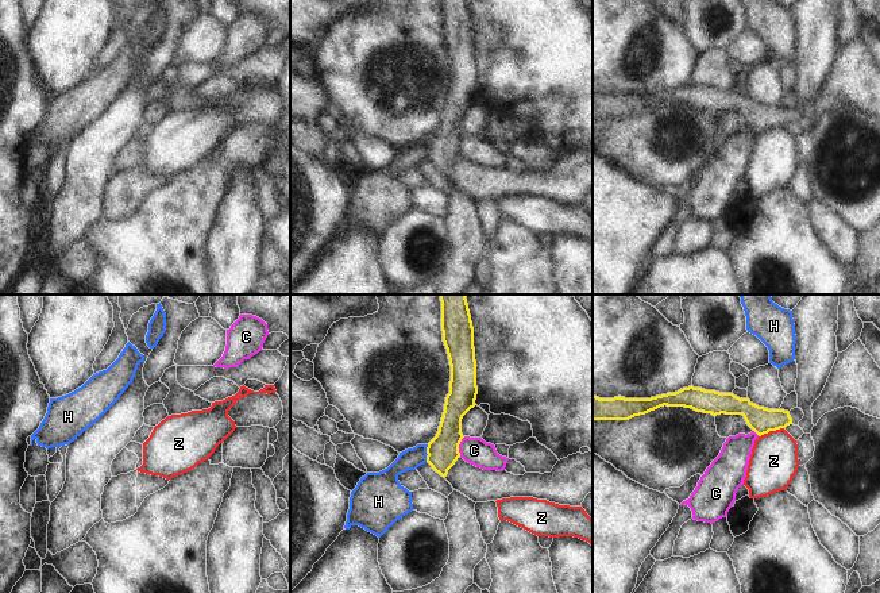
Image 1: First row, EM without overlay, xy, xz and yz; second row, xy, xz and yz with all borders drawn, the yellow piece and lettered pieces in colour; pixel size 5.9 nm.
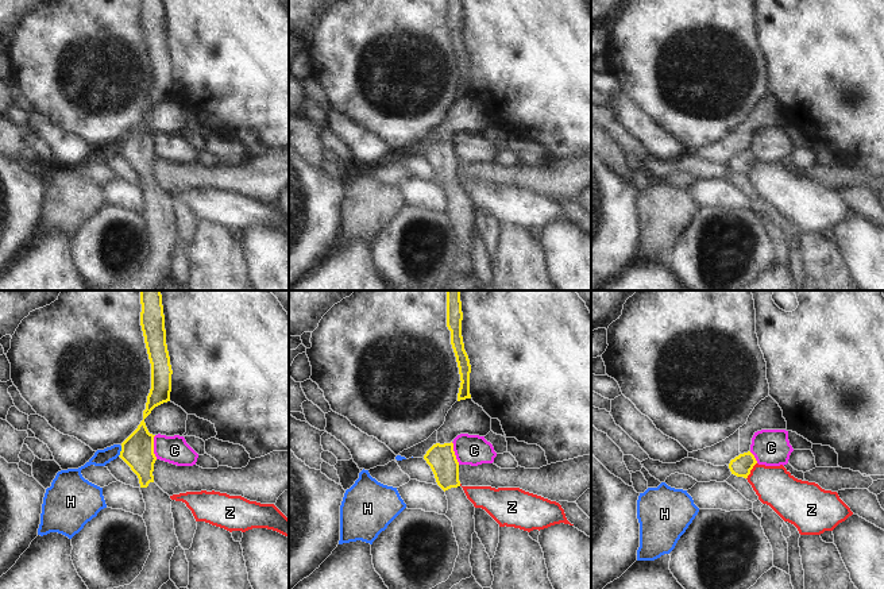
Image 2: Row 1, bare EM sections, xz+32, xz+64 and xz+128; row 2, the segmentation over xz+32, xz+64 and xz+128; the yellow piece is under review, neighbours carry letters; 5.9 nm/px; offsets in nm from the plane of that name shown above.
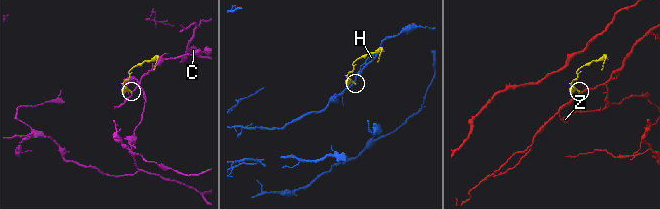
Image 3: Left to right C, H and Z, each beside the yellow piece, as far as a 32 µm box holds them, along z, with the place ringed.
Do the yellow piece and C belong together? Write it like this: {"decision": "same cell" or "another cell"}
{"decision": "another cell"}

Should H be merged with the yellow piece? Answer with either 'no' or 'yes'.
no

